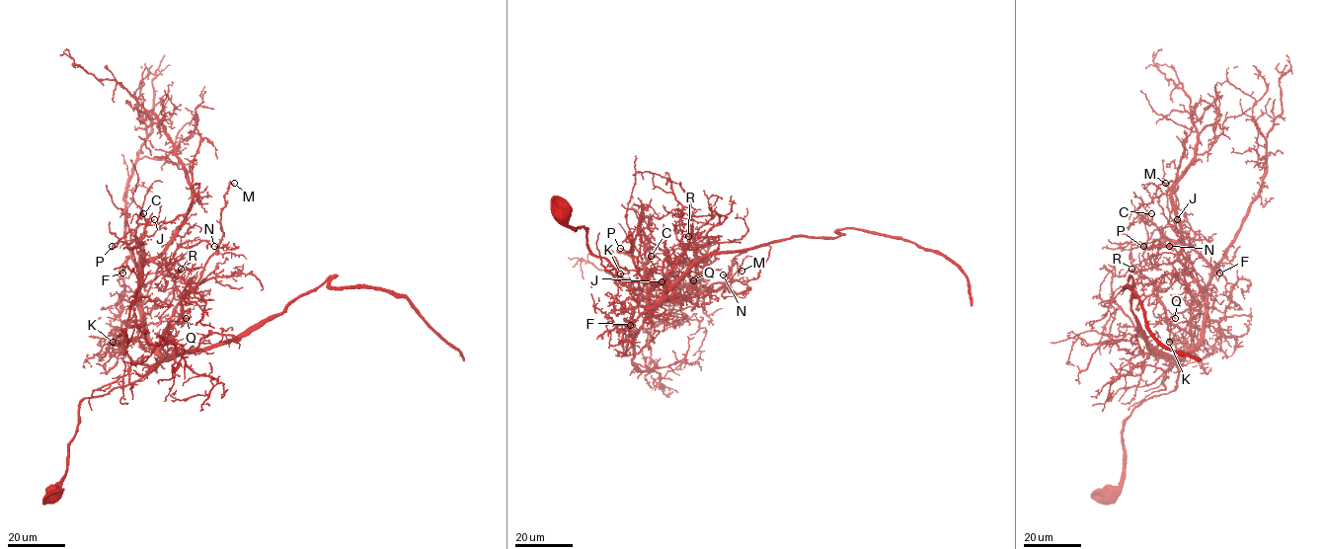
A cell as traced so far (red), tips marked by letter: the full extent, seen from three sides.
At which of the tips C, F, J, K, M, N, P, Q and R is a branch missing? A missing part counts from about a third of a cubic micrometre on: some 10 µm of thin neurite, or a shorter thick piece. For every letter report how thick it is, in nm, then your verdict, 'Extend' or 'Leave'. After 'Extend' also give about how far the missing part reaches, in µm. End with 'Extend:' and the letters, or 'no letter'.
C: Thickness 220 nm. Leave
F: Thickness 190 nm. Leave
J: Thickness 200 nm. Extend. Missing length about 35 µm
K: Thickness 160 nm. Leave
M: Thickness 170 nm. Leave
N: Thickness 170 nm. Extend. Missing length about 15 µm
P: Thickness 170 nm. Extend. Missing length about 15 µm
Q: Thickness 150 nm. Leave
R: Thickness 130 nm. Leave
Extend: J, N, P

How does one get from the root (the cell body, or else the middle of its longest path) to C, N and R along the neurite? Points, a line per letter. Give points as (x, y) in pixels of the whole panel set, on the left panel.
C: (53, 493), (67, 466), (79, 404), (137, 381), (159, 359), (145, 338), (140, 307), (136, 227), (143, 213)
N: (53, 493), (67, 466), (79, 404), (137, 381), (159, 359), (159, 340), (173, 309), (218, 252), (214, 246)
R: (53, 493), (67, 466), (79, 404), (137, 381), (159, 359), (159, 340), (181, 313), (175, 281), (181, 269)

